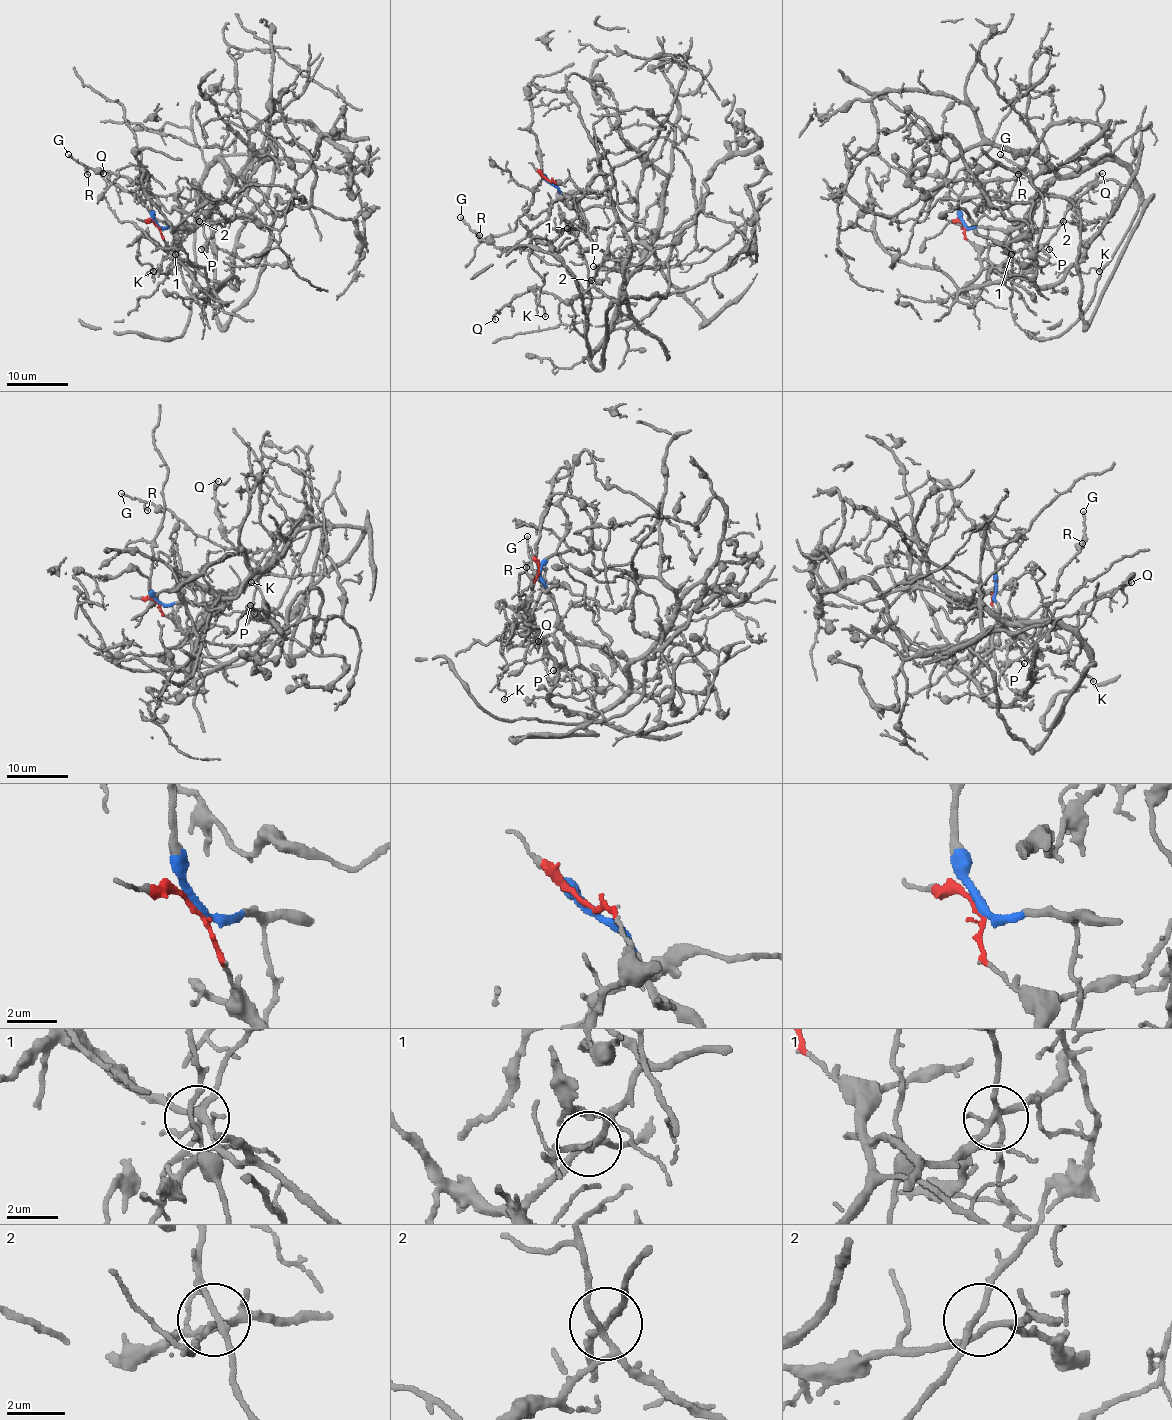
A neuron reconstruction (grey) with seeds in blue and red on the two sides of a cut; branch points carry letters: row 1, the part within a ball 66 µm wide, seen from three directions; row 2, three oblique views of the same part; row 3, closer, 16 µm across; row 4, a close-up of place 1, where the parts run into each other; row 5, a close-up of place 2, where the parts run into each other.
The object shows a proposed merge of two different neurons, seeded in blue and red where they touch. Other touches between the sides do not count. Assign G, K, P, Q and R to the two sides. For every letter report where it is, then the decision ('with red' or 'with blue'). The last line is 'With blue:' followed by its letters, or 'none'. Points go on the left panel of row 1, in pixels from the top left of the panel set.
G: place (68, 154); with blue
K: place (153, 271); with red
P: place (201, 249); with blue
Q: place (103, 173); with red
R: place (87, 174); with blue
With blue: G, P, R

